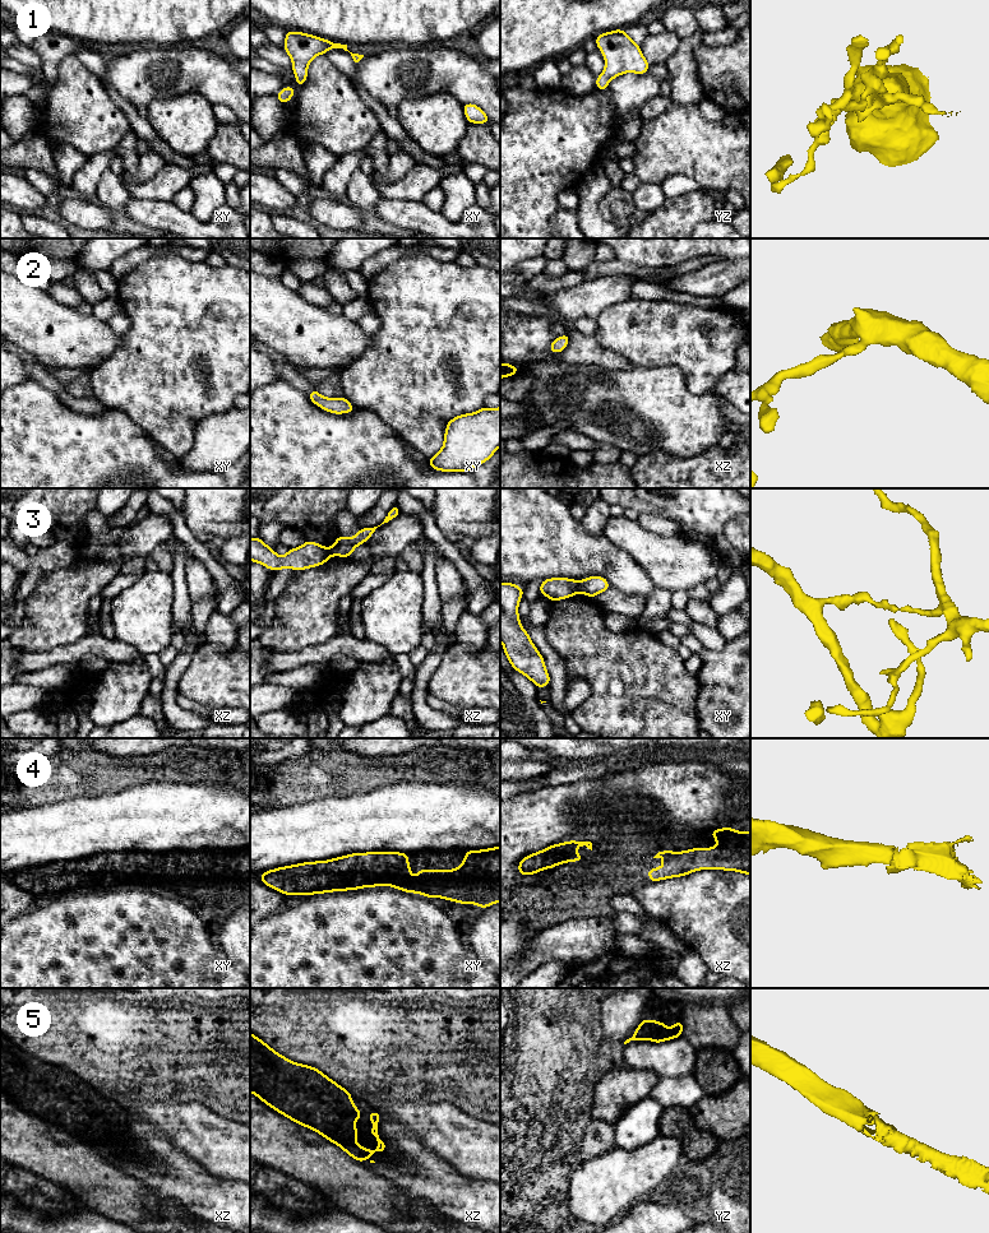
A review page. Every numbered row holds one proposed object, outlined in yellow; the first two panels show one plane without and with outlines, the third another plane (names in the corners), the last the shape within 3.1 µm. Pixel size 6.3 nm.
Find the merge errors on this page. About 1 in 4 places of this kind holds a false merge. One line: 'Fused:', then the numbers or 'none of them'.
Fused: 3

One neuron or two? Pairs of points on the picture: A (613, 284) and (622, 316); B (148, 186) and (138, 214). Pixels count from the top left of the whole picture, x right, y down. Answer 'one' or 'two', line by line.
A: two
B: two

